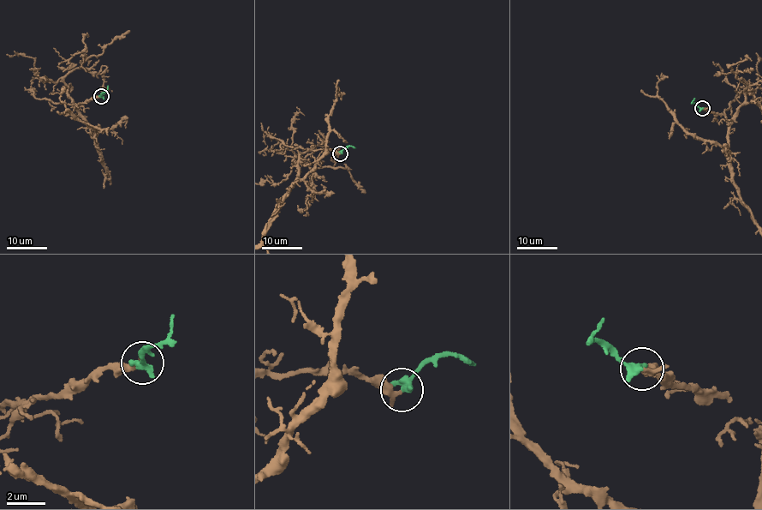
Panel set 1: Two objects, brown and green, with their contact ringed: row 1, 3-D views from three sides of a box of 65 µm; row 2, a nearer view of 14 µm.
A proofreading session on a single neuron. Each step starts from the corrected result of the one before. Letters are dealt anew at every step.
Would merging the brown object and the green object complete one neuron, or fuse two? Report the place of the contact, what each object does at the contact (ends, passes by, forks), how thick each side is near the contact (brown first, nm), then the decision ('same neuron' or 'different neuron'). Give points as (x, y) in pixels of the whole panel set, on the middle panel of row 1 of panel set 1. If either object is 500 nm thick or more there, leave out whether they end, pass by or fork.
(340, 153) | brown passes by | green ends | 240/460 nm | same neuron

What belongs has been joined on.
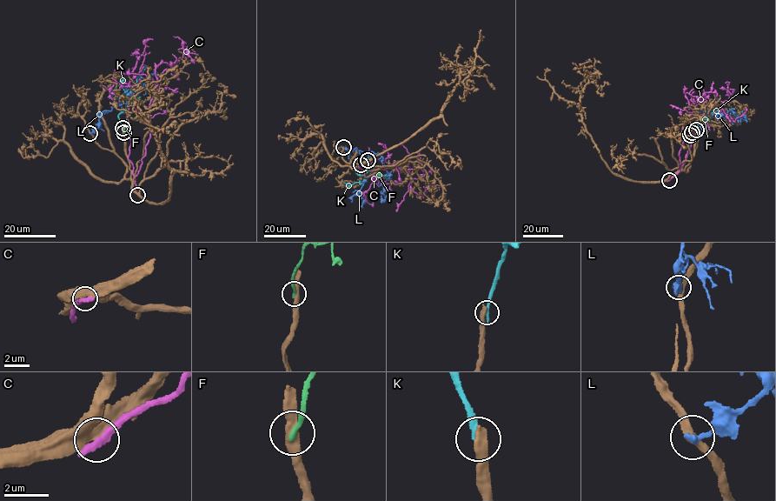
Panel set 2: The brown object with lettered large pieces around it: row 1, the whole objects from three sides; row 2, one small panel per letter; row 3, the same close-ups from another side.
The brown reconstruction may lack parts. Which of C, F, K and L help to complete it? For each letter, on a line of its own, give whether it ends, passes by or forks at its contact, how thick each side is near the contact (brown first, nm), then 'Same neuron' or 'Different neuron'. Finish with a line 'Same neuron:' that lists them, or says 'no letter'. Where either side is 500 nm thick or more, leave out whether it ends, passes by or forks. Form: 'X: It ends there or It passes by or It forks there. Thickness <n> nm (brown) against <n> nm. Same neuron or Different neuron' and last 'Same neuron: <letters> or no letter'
C: Thickness 550 nm (brown) against 400 nm. Different neuron
F: It ends there. Thickness 400 nm (brown) against 200 nm. Different neuron
K: It ends there. Thickness 460 nm (brown) against 320 nm. Different neuron
L: It ends there. Thickness 380 nm (brown) against 280 nm. Different neuron
Same neuron: no letter

